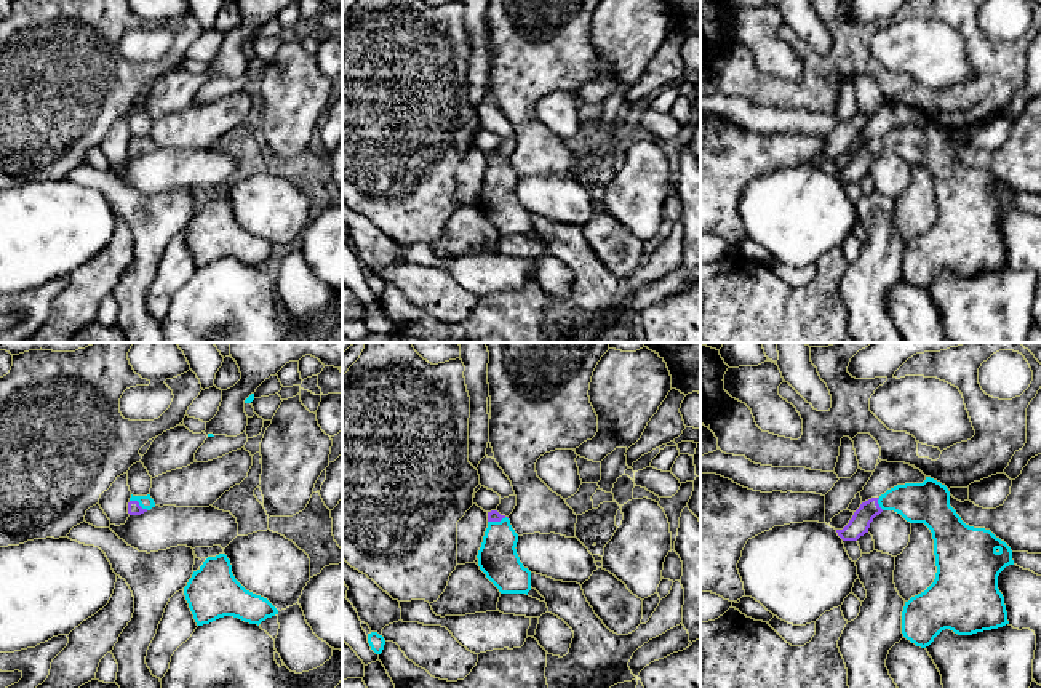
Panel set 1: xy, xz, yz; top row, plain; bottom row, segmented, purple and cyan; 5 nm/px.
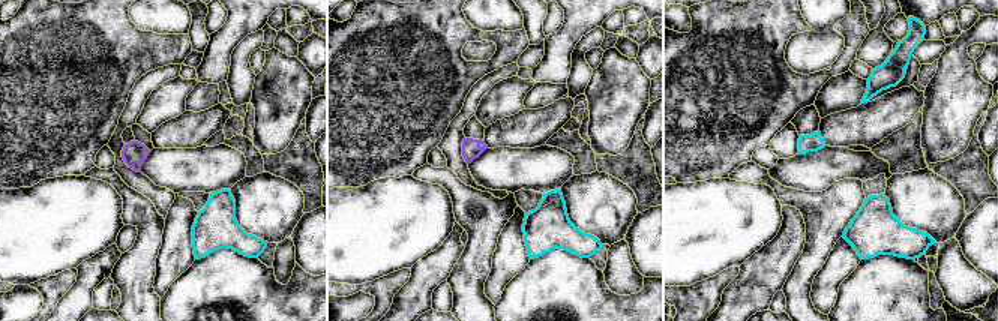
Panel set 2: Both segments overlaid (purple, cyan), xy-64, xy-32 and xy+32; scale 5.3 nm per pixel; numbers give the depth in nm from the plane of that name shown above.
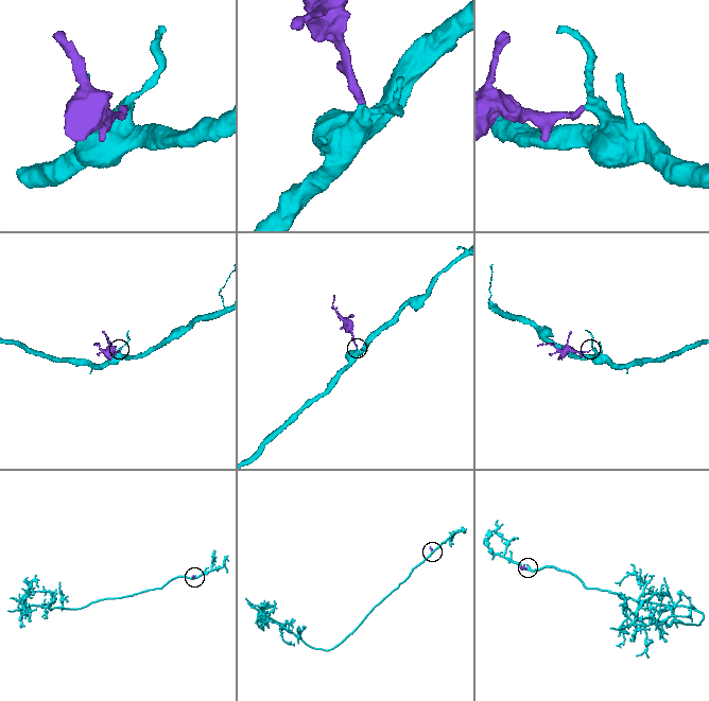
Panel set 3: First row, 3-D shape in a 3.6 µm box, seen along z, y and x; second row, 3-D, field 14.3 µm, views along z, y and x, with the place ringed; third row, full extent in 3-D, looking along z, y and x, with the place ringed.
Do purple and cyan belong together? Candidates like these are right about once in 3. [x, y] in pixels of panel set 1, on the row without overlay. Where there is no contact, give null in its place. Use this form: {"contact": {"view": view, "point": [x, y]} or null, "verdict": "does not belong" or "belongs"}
{"contact": {"view": "xy", "point": [138, 146]}, "verdict": "belongs"}

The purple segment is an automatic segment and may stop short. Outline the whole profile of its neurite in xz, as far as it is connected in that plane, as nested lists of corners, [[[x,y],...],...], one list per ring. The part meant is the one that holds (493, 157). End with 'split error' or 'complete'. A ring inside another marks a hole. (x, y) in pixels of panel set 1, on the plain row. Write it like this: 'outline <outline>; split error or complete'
outline [[[488,154],[488,170],[478,192],[478,208],[501,235],[526,235],[531,232],[531,213],[517,195],[518,176],[505,157]]]; split error

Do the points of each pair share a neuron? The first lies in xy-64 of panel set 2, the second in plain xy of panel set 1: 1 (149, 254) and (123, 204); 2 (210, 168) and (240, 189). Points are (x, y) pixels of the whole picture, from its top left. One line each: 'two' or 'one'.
1: one
2: two

